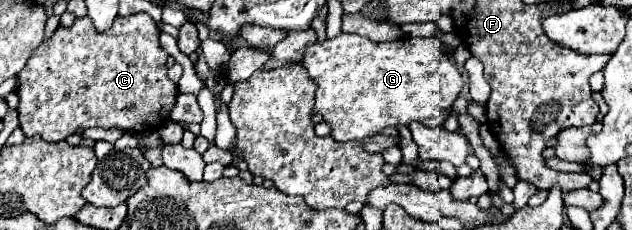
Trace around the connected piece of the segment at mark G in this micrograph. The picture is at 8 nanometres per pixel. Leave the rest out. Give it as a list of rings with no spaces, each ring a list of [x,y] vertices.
[[[340,33],[334,39],[314,43],[300,65],[318,85],[314,113],[332,127],[336,141],[362,141],[386,127],[420,121],[428,127],[444,125],[452,103],[464,87],[456,63],[440,51],[438,37],[400,37],[390,43],[372,43],[360,35]]]

